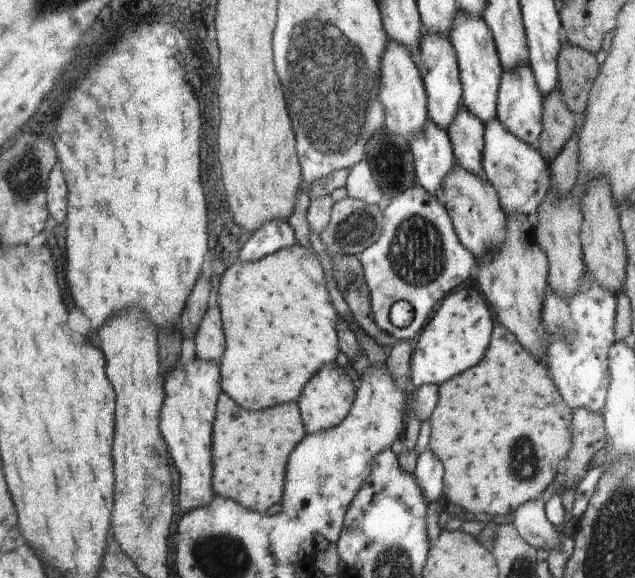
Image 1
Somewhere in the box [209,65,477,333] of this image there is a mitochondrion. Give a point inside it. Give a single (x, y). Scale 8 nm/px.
(415, 253)

